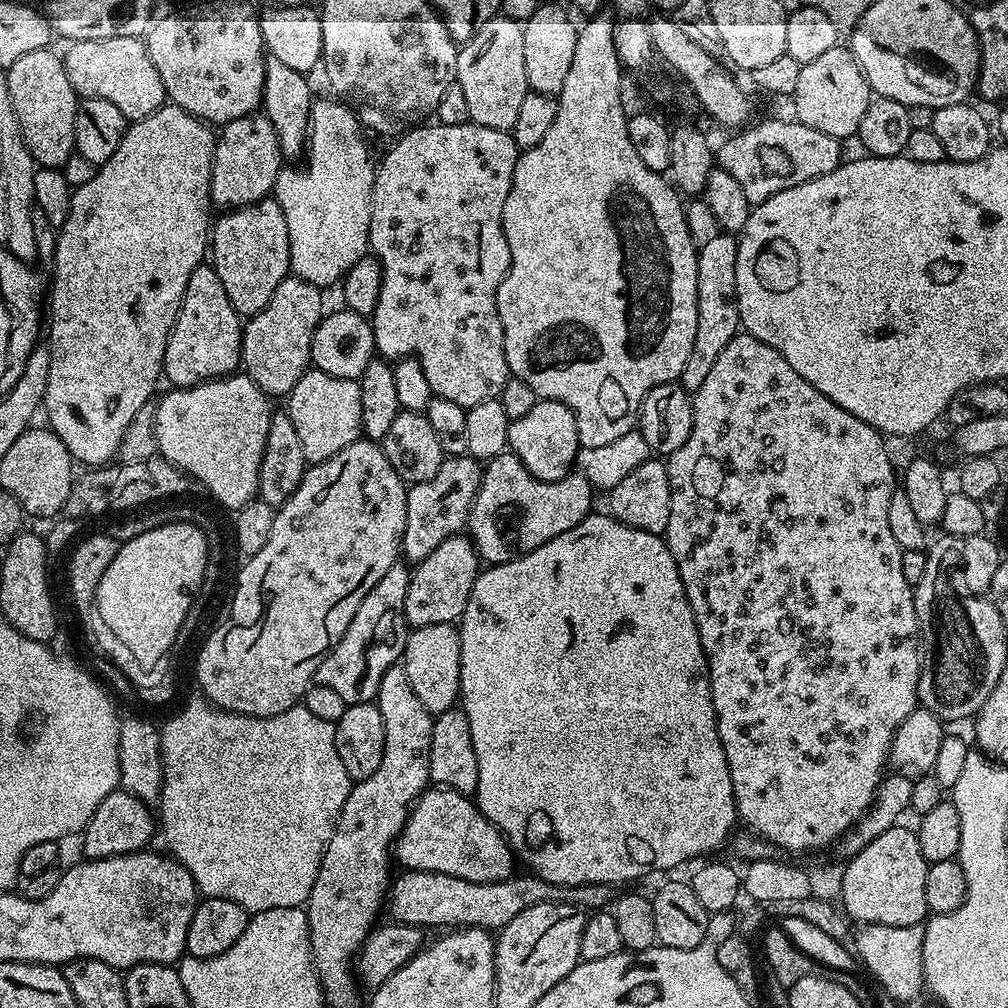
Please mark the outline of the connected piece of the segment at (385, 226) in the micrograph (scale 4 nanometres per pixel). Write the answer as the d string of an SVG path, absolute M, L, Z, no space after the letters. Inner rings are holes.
M471 122L463 123L425 123L423 126L413 126L397 139L401 140L381 160L379 157L374 178L374 190L372 191L372 205L370 206L368 247L382 270L382 286L378 294L378 306L374 306L370 317L377 353L389 362L402 360L406 356L415 356L422 366L422 370L426 370L426 382L430 382L433 397L441 396L450 402L458 402L458 406L467 410L478 406L478 402L497 399L502 386L506 386L510 375L496 295L502 278L508 273L508 263L510 262L510 246L506 242L502 214L506 206L506 194L510 194L510 186L514 178L518 149L511 132L490 130L490 126L478 126Z

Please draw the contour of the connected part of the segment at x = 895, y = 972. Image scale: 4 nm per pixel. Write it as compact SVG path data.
M923 923L908 927L863 925L856 936L855 953L859 961L868 968L885 992L898 1002L912 1002L924 992L924 967L922 945L925 941Z

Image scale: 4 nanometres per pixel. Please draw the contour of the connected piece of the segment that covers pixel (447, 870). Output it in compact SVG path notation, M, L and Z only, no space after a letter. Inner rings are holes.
M439 786L429 787L412 805L408 821L404 823L404 829L394 845L394 860L401 864L401 869L409 872L430 870L438 874L454 874L454 878L466 878L466 882L498 882L507 880L514 872L514 853L506 837L480 813L475 799Z

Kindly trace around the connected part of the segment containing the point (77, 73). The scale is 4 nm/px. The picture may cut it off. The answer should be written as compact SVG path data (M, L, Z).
M139 36L134 38L98 38L90 42L71 41L67 45L68 53L62 59L66 66L66 78L74 86L77 97L106 98L122 110L129 122L141 120L166 102L162 78L150 62L148 45Z

